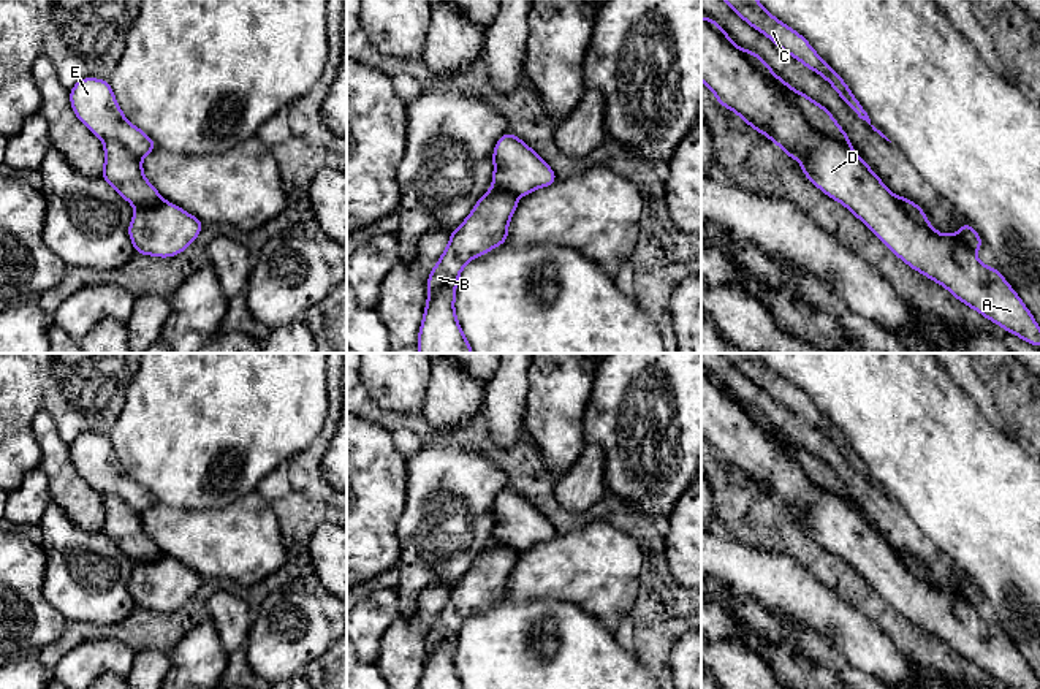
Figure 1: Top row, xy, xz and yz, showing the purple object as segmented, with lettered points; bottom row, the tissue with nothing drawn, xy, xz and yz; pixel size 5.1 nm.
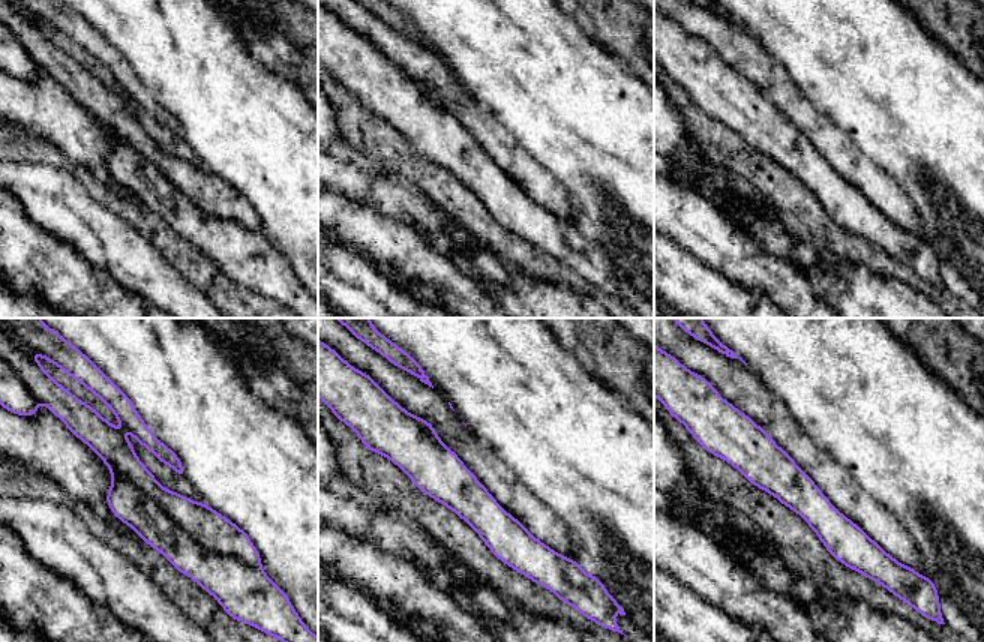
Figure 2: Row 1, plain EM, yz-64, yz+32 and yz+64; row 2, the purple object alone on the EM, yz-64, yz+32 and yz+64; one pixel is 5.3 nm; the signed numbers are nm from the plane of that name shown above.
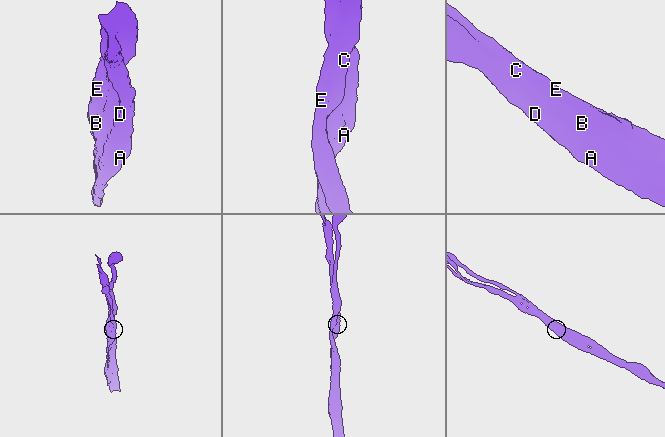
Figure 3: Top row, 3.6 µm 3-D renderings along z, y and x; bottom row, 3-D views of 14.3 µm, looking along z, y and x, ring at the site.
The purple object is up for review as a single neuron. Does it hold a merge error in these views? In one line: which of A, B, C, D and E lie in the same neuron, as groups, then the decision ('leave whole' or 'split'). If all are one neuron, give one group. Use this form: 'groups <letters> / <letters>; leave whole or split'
groups A D / B C E; split

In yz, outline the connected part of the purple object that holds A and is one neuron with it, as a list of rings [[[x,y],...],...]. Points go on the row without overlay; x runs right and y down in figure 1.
[[[701,372],[701,436],[717,456],[736,467],[755,486],[768,491],[790,513],[801,518],[804,531],[825,550],[844,559],[896,611],[912,624],[945,641],[956,654],[1013,689],[1040,689],[1040,683],[1023,654],[996,621],[980,618],[975,605],[962,597],[951,597],[918,580],[901,561],[893,546],[847,499],[820,489],[784,447],[758,426],[731,396]]]

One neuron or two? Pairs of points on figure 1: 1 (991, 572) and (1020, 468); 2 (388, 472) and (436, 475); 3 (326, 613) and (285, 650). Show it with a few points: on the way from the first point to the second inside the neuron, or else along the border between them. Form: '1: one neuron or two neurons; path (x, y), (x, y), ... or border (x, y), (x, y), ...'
1: one neuron; path (1005, 547), (1005, 493)
2: two neurons; border (407, 460), (406, 504), (401, 510)
3: one neuron; path (315, 624), (296, 643)

